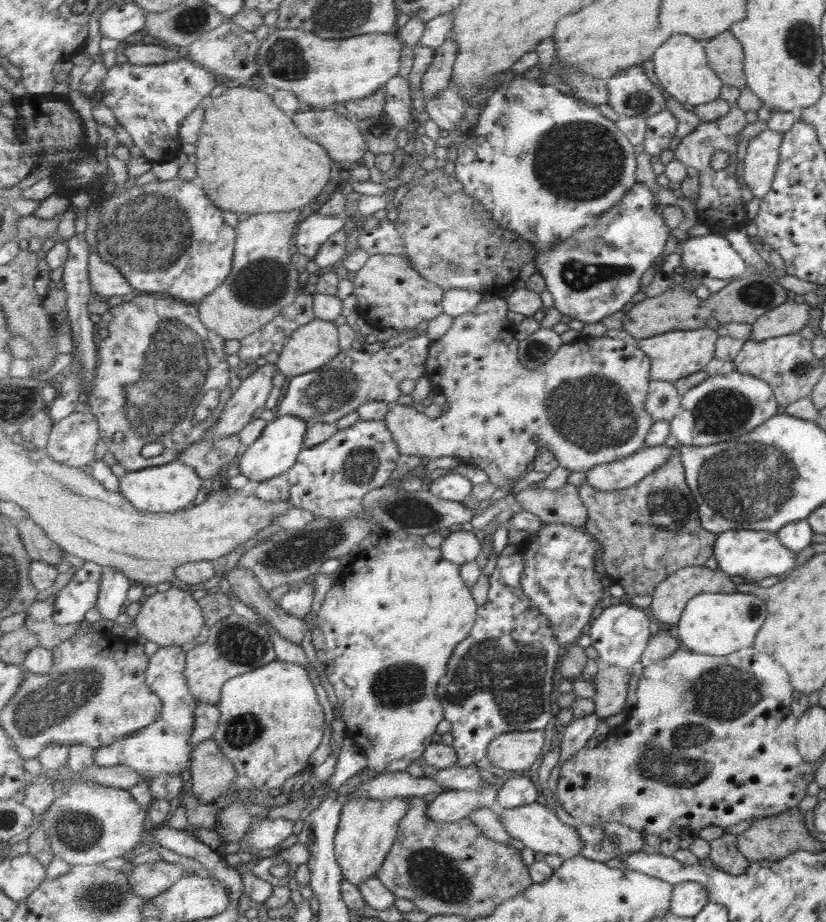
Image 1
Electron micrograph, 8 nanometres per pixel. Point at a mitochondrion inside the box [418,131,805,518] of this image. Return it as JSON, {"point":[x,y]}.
{"point":[593,412]}

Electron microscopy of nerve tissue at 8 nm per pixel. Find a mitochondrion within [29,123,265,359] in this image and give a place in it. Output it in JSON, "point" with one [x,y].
{"point":[153,232]}

